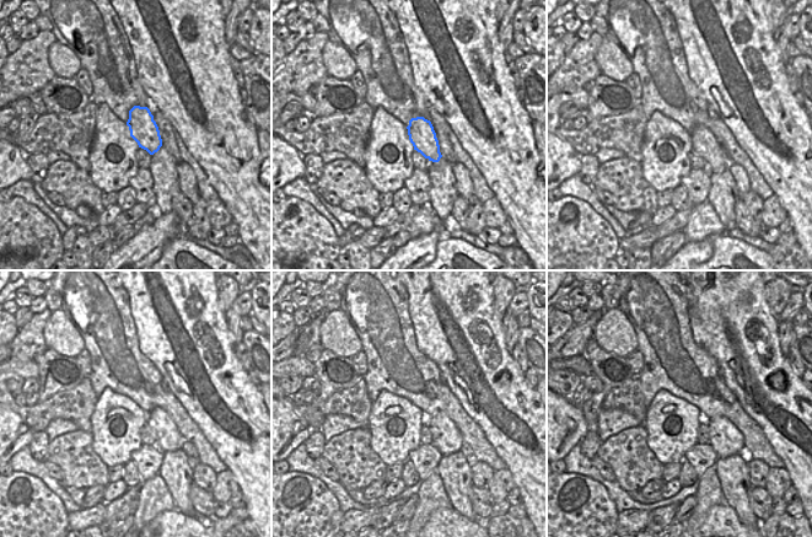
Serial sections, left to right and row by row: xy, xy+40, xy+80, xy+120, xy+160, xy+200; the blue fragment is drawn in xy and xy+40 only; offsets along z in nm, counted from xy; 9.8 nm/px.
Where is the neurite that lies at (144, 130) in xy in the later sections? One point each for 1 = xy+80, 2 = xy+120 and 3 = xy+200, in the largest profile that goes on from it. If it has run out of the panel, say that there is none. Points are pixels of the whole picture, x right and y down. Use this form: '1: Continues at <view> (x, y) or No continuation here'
1: Continues at xy+80 (704, 144)
2: Continues at xy+120 (168, 439)
3: Continues at xy+200 (724, 436)

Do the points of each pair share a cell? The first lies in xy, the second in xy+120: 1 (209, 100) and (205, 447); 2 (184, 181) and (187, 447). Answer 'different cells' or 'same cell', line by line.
1: different cells
2: same cell

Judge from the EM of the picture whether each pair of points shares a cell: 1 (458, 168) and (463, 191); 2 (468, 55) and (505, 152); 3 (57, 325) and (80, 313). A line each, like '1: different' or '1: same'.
1: same
2: same
3: different

